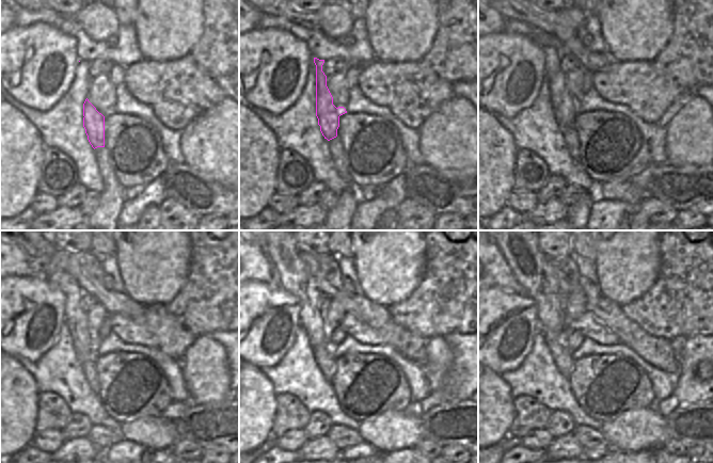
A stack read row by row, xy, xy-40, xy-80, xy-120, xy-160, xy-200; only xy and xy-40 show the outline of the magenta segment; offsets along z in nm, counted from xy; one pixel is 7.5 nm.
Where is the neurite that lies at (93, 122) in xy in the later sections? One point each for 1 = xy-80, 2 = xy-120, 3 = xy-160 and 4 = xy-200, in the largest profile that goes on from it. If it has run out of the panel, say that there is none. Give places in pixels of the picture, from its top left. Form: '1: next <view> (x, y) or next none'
1: next xy-80 (560, 99)
2: next xy-120 (75, 318)
3: next xy-160 (282, 252)
4: next xy-200 (531, 268)

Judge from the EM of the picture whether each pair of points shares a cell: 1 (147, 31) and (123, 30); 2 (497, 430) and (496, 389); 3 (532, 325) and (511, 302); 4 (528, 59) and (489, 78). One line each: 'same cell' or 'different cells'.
1: different cells
2: same cell
3: same cell
4: same cell

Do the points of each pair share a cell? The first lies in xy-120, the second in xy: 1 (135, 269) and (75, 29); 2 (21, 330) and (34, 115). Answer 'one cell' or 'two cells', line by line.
1: two cells
2: two cells

